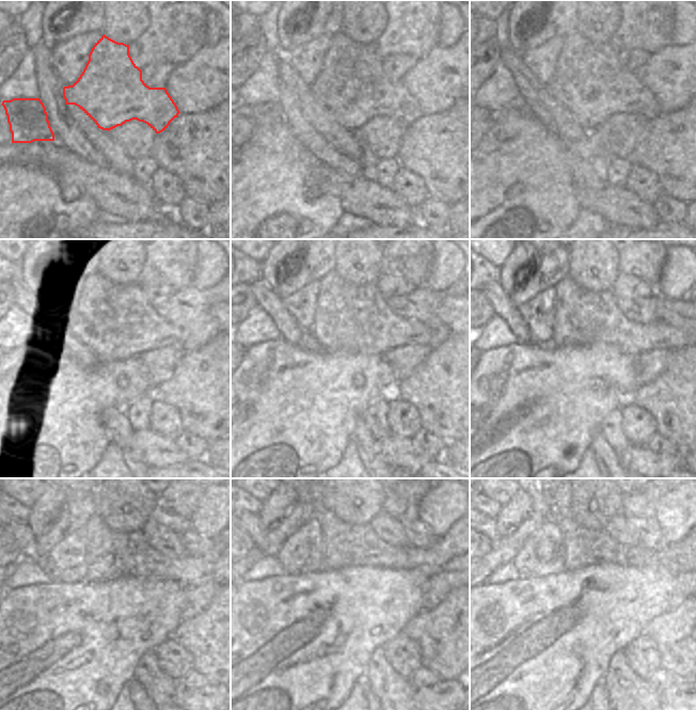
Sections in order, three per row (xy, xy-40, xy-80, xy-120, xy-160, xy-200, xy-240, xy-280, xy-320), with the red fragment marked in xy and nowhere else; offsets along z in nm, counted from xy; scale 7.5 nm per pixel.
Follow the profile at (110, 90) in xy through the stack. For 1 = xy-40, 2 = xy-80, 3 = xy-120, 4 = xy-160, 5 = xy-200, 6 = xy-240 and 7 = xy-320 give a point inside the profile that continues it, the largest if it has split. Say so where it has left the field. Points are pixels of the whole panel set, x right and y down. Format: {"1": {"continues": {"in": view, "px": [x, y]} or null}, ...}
{"1": {"continues": {"in": "xy-40", "px": [351, 84]}}, "2": {"continues": {"in": "xy-80", "px": [590, 81]}}, "3": {"continues": {"in": "xy-120", "px": [116, 321]}}, "4": {"continues": {"in": "xy-160", "px": [349, 317]}}, "5": {"continues": {"in": "xy-200", "px": [583, 317]}}, "6": {"continues": {"in": "xy-240", "px": [109, 552]}}, "7": {"continues": {"in": "xy-320", "px": [583, 547]}}}

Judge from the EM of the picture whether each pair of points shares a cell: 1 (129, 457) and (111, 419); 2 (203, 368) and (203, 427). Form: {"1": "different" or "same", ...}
{"1": "same", "2": "same"}

